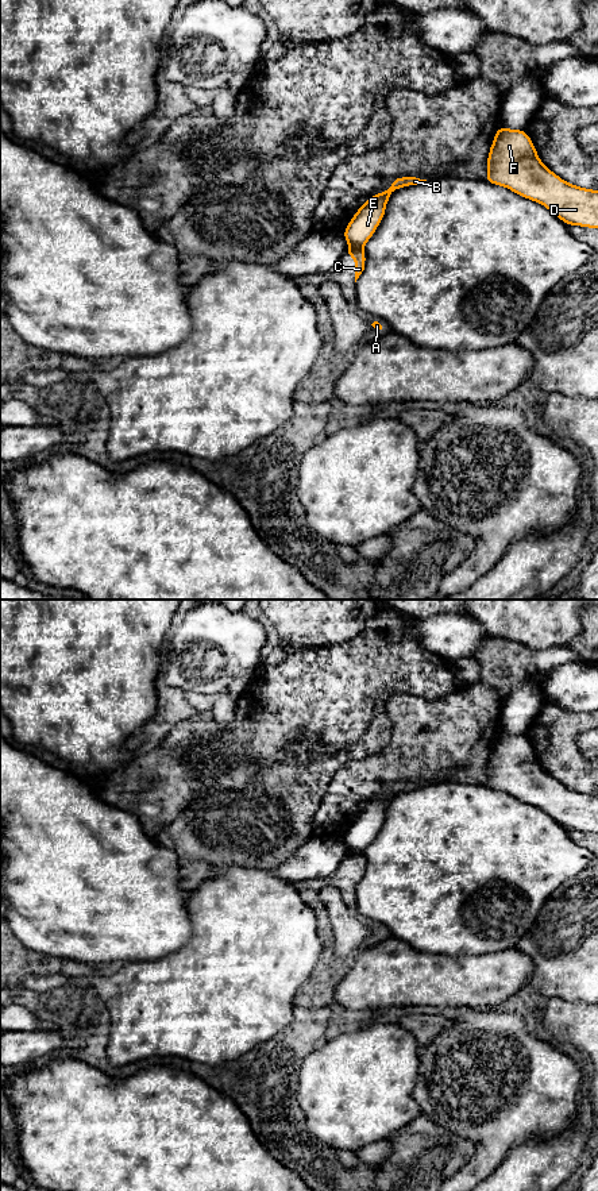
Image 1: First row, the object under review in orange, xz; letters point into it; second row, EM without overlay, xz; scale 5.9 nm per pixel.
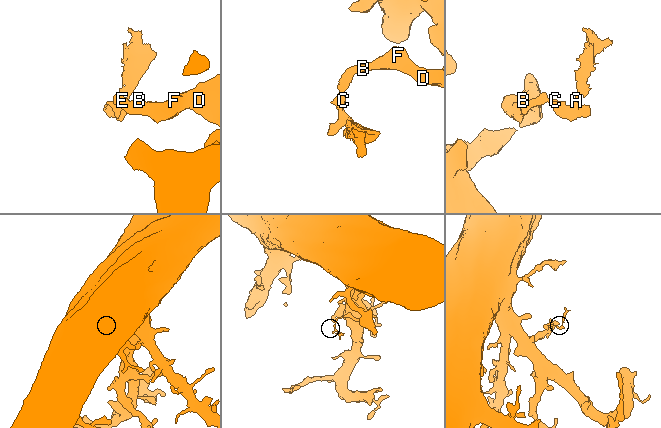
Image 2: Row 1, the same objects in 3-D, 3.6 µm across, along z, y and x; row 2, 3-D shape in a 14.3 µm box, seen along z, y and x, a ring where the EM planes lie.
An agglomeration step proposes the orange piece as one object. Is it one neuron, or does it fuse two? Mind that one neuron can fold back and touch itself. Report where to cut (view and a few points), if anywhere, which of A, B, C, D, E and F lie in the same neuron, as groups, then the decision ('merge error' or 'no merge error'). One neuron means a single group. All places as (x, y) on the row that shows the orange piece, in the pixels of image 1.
cut xz (350, 246), (361, 249); groups A C / B D E F; merge error

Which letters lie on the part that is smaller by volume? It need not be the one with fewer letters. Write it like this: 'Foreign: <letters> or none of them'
Foreign: A, C

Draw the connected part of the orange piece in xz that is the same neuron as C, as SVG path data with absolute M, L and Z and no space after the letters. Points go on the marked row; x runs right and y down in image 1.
M348 248L346 253L347 257L354 257L355 258L355 282L364 270L366 265L366 254L362 248Z

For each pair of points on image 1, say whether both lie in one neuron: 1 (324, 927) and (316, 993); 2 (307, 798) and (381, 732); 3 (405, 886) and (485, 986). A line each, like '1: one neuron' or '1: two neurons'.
1: one neuron
2: one neuron
3: two neurons

